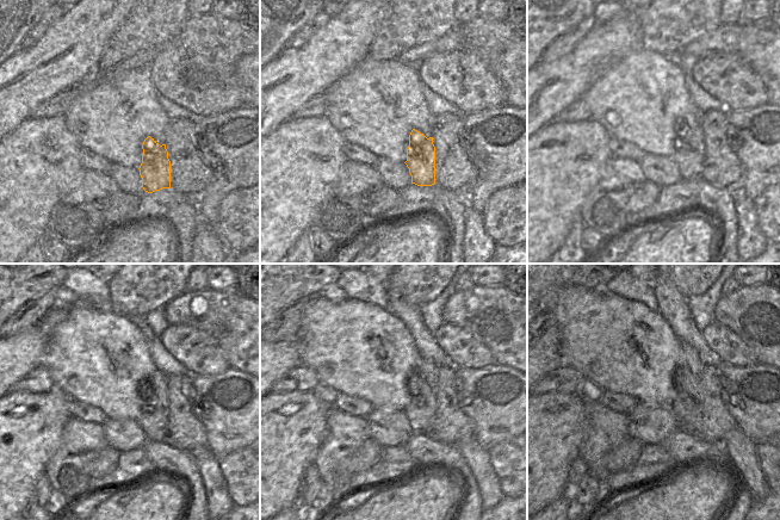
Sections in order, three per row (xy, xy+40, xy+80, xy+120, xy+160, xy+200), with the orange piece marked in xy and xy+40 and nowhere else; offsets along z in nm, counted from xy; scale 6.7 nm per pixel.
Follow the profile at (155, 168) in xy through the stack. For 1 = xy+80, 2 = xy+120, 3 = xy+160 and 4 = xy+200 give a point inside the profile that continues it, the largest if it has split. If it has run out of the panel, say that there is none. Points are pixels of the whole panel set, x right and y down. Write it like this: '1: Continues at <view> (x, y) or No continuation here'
1: Continues at xy+80 (688, 154)
2: Continues at xy+120 (153, 419)
3: Continues at xy+160 (420, 413)
4: Continues at xy+200 (688, 377)

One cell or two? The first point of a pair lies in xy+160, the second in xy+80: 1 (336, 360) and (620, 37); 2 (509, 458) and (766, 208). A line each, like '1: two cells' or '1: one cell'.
1: two cells
2: one cell

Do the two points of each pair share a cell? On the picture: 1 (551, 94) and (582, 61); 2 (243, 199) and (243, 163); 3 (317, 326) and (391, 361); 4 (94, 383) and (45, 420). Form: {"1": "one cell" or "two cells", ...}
{"1": "one cell", "2": "two cells", "3": "one cell", "4": "two cells"}

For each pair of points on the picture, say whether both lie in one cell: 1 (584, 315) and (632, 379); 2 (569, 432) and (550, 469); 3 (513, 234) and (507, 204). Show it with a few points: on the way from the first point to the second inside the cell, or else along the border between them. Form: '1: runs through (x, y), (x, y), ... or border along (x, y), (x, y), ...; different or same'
1: runs through (600, 330), (632, 364); same
2: runs through (563, 441), (550, 454), (550, 459); same
3: runs through (512, 227), (511, 211); same

